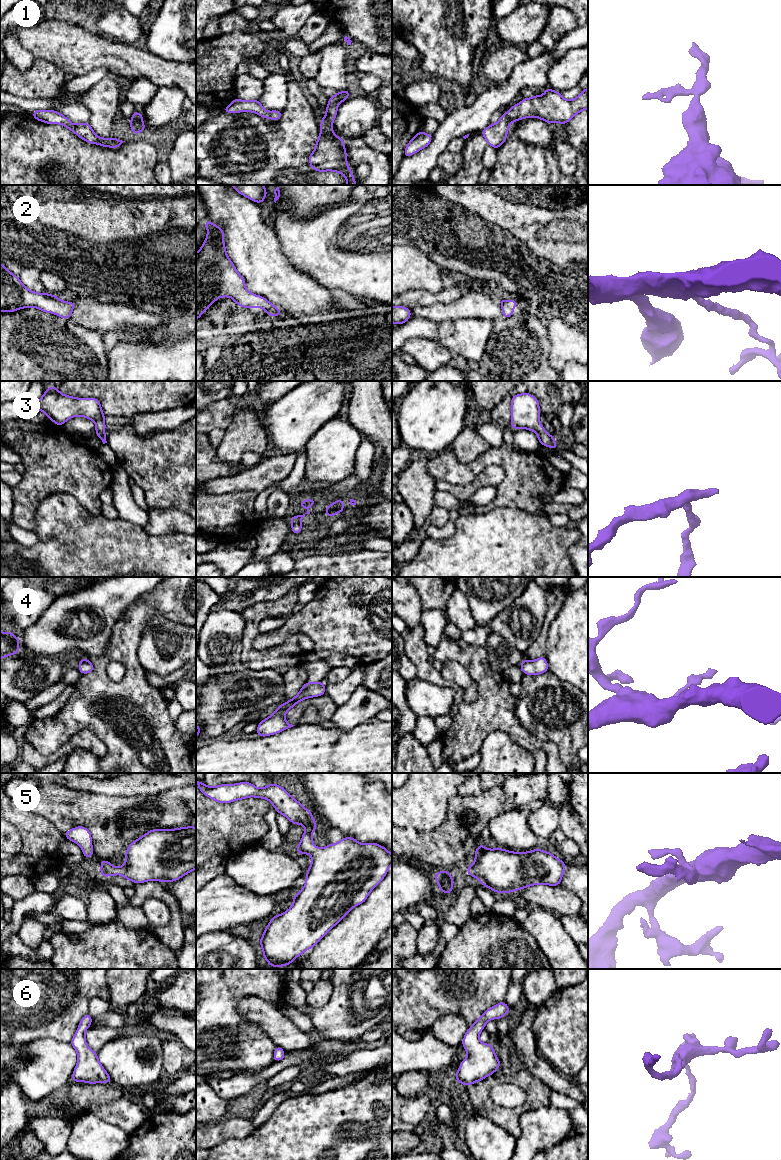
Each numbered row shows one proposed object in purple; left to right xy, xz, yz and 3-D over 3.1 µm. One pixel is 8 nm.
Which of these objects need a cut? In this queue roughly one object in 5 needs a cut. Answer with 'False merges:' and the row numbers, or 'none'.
False merges: none

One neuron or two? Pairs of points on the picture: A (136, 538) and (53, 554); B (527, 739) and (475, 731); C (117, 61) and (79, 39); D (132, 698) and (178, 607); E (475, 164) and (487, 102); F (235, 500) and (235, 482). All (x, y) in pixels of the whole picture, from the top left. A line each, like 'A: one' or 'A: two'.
A: one
B: one
C: one
D: one
E: two
F: two

